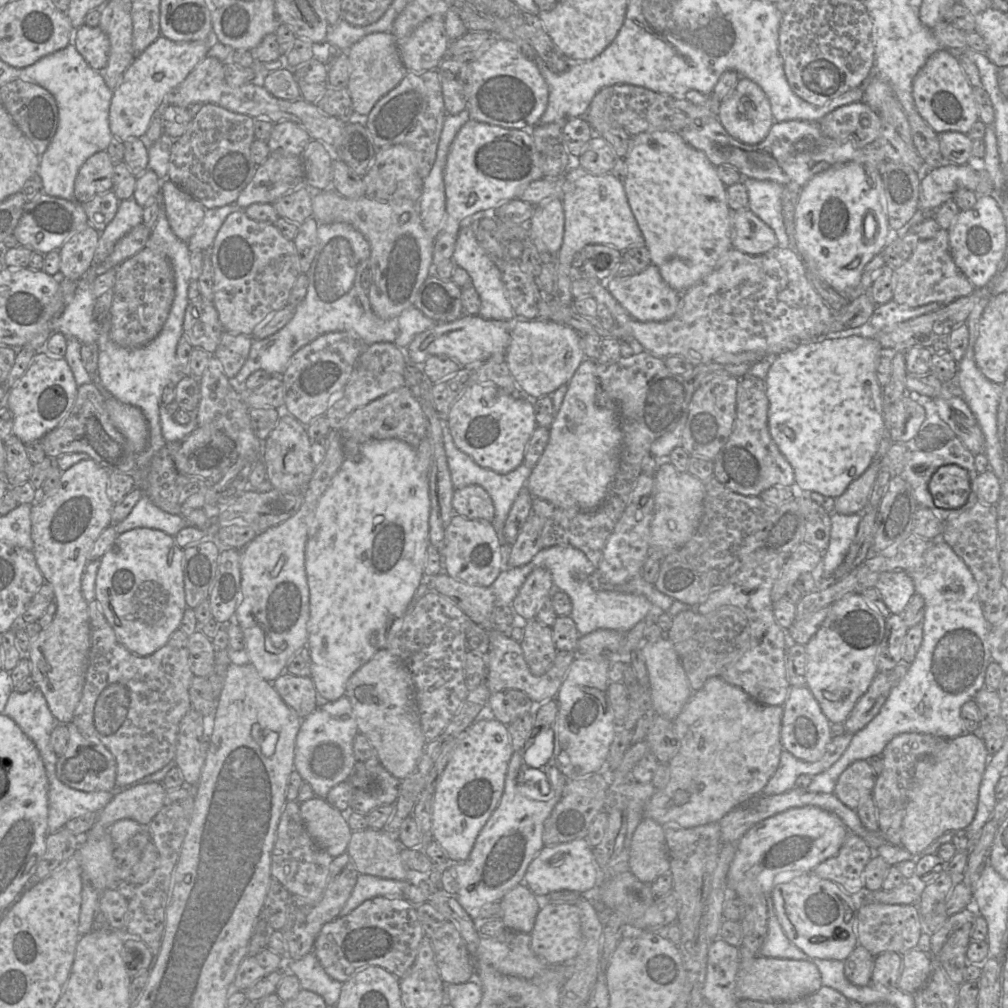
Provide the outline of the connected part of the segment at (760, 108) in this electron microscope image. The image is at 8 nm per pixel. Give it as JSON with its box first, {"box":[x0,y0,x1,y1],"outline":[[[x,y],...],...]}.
{"box":[718,76,775,145],"outline":[[[741,76],[733,91],[721,101],[718,120],[730,136],[749,145],[763,141],[775,122],[763,90]]]}

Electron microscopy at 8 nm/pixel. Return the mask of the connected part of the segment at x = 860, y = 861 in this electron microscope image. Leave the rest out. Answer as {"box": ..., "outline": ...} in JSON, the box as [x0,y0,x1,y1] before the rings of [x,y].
{"box":[813,832,874,897],"outline":[[[848,832],[839,851],[813,869],[813,873],[839,885],[847,894],[858,897],[865,892],[863,871],[874,851],[859,836]]]}

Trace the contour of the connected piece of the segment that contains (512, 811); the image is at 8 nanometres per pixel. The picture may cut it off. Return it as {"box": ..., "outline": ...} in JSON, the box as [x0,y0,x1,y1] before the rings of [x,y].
{"box":[400,750,567,922],"outline":[[[522,750],[513,751],[500,802],[480,830],[467,860],[452,862],[447,859],[443,864],[435,864],[424,854],[422,848],[402,848],[400,852],[403,864],[411,871],[411,880],[422,879],[433,869],[453,869],[458,885],[455,897],[476,922],[482,906],[499,902],[510,889],[523,881],[528,865],[544,847],[544,823],[561,799],[567,782],[566,777],[556,768],[552,757],[545,764],[546,768],[527,767],[521,757]]]}

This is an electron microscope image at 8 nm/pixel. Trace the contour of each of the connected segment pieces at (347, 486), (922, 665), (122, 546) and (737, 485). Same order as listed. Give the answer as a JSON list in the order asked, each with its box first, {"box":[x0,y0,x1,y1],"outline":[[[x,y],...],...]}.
[{"box":[305,439,429,702],"outline":[[[398,439],[369,440],[360,448],[358,459],[345,458],[332,478],[326,491],[319,499],[315,515],[308,530],[305,548],[305,565],[310,590],[310,618],[308,621],[308,645],[311,656],[311,678],[321,700],[334,702],[345,696],[348,679],[377,651],[384,649],[387,637],[395,623],[400,623],[408,612],[415,592],[425,578],[424,568],[429,545],[429,485],[428,479],[417,470],[416,449]]]},{"box":[807,539,992,793],"outline":[[[942,539],[935,540],[927,552],[925,553],[925,563],[921,569],[917,569],[913,572],[908,572],[913,580],[916,594],[921,595],[924,598],[926,610],[924,614],[924,619],[922,621],[923,625],[923,640],[922,644],[916,654],[914,661],[909,665],[908,671],[903,678],[903,680],[896,686],[891,688],[888,698],[881,707],[879,713],[860,731],[853,734],[851,742],[849,743],[847,749],[841,755],[841,757],[827,770],[812,776],[811,783],[807,787],[807,790],[813,793],[833,793],[836,782],[840,774],[854,761],[856,760],[866,760],[872,756],[881,756],[887,743],[896,735],[900,733],[916,732],[916,733],[926,733],[942,738],[956,738],[963,735],[966,732],[964,722],[961,717],[961,708],[964,703],[974,700],[976,694],[985,687],[985,674],[986,669],[990,662],[992,661],[990,646],[988,642],[988,636],[990,632],[990,624],[986,621],[983,615],[983,603],[980,601],[978,596],[978,584],[974,579],[971,571],[964,563],[964,561],[953,551],[953,549]]]},{"box":[96,528,187,656],"outline":[[[134,528],[118,534],[111,548],[101,558],[100,568],[96,578],[96,599],[101,605],[104,616],[112,626],[118,640],[131,652],[139,656],[149,656],[165,646],[172,634],[180,628],[187,603],[185,597],[184,571],[183,571],[184,551],[178,546],[174,537],[151,528]]]},{"box":[713,373,794,496],"outline":[[[746,373],[736,391],[736,418],[732,432],[713,459],[713,476],[729,490],[744,496],[759,494],[775,485],[792,486],[794,471],[770,436],[767,424],[768,399],[764,380]]]}]

